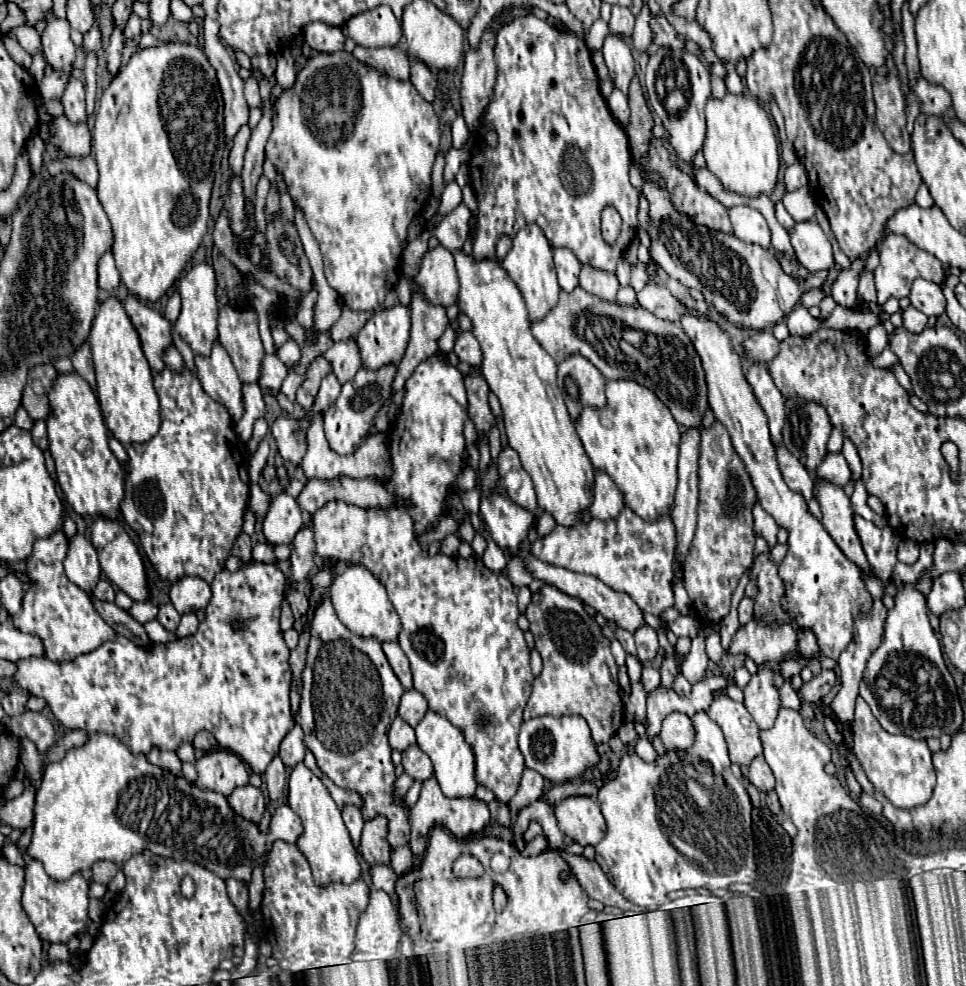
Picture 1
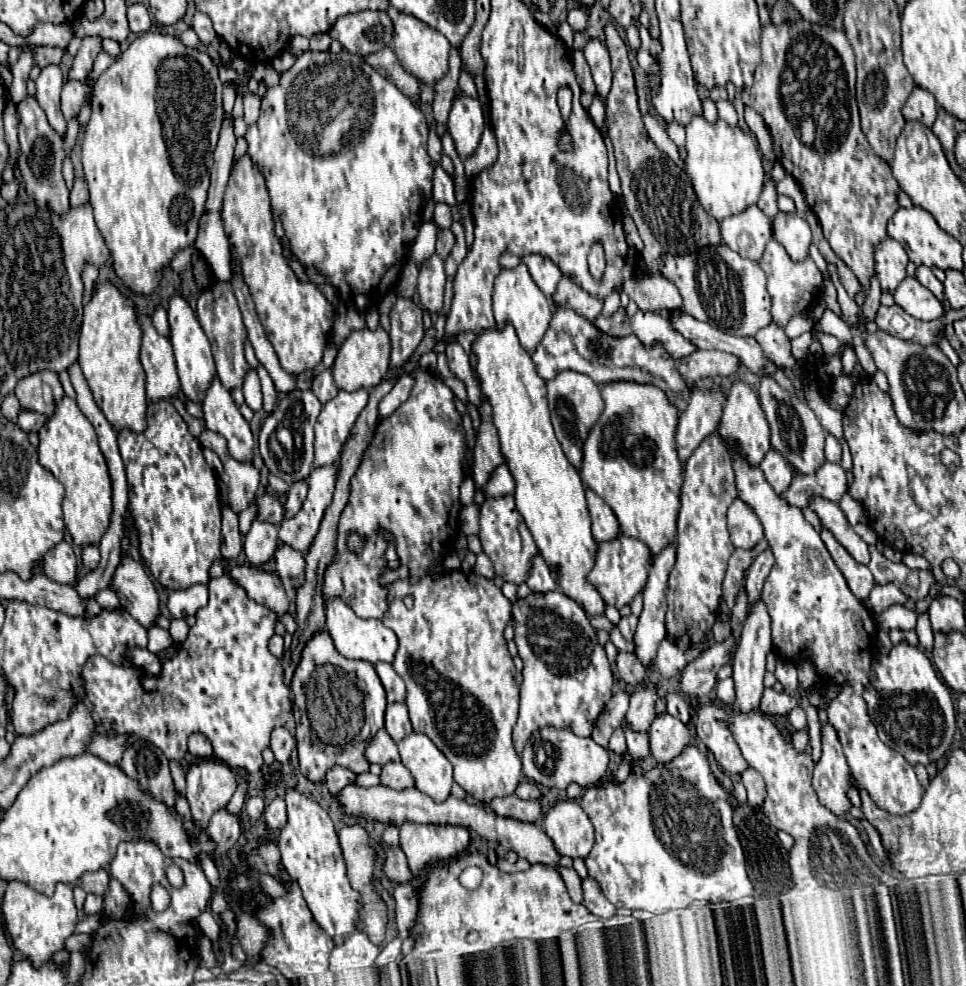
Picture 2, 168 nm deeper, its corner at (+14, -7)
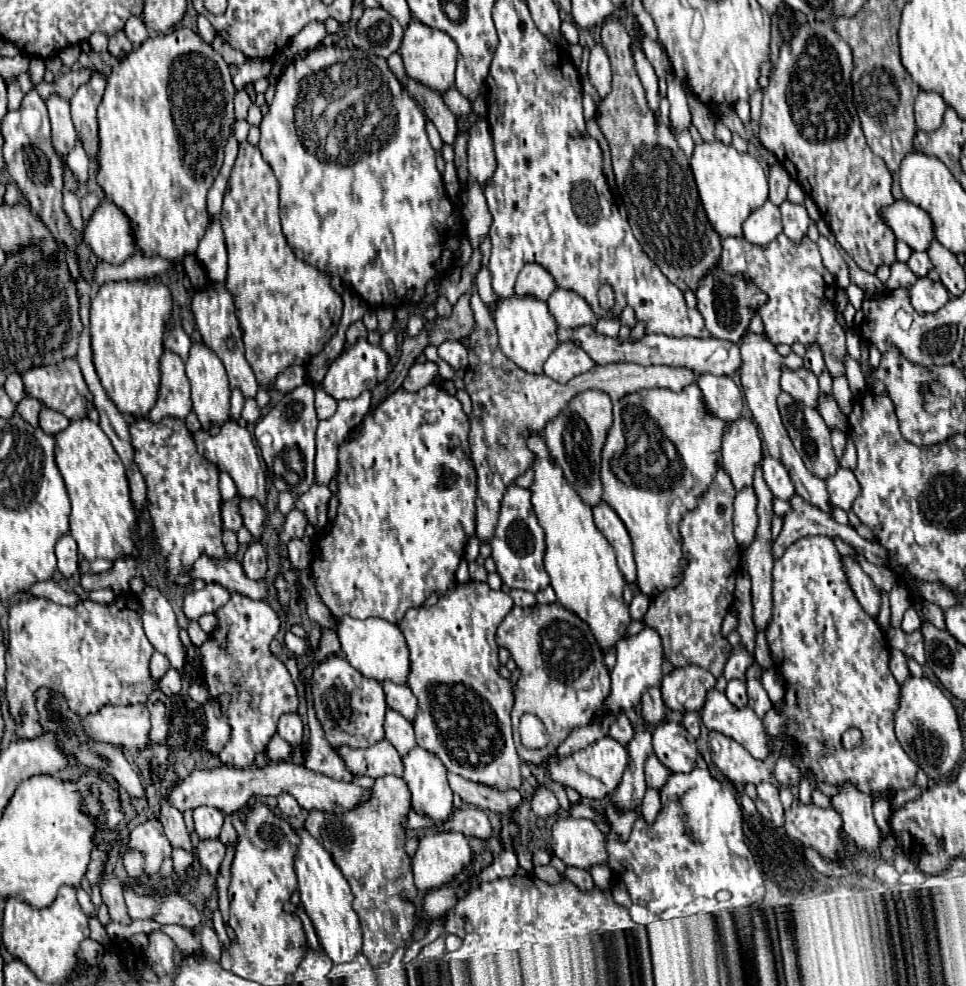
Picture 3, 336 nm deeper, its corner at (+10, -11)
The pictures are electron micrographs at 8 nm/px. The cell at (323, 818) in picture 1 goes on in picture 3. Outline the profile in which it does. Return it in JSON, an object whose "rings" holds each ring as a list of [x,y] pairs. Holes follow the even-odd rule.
{"rings":[[[300,830],[300,846],[294,856],[294,868],[298,874],[298,892],[300,900],[304,904],[306,914],[310,916],[318,940],[324,948],[324,952],[330,956],[334,964],[350,962],[360,950],[362,950],[362,930],[356,912],[352,910],[354,894],[348,886],[348,880],[340,872],[340,868],[334,864],[332,854],[318,842],[310,832]]]}

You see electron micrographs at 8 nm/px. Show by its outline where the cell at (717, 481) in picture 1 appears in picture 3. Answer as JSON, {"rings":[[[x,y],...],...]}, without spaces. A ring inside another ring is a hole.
{"rings":[[[718,464],[716,476],[712,480],[712,484],[708,486],[706,492],[702,492],[698,496],[698,506],[690,512],[684,514],[682,522],[680,522],[680,536],[682,536],[682,552],[684,552],[684,572],[680,576],[678,586],[668,588],[664,592],[660,592],[656,598],[652,598],[652,604],[644,616],[644,622],[652,628],[658,630],[662,644],[664,644],[664,656],[676,666],[690,666],[696,664],[700,668],[710,670],[716,678],[722,676],[722,668],[724,662],[732,650],[732,646],[728,644],[726,638],[722,638],[720,628],[722,628],[722,620],[734,600],[734,578],[740,566],[740,546],[734,540],[732,534],[732,502],[734,502],[734,484],[730,480],[730,476],[726,474],[726,470],[722,468],[722,464]]]}

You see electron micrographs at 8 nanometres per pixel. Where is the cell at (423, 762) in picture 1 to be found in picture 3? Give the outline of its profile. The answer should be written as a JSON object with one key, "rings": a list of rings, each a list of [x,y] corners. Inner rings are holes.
{"rings":[[[388,774],[388,776],[376,778],[370,800],[362,802],[358,808],[354,808],[338,818],[332,818],[332,814],[326,814],[326,812],[310,812],[306,818],[306,824],[304,824],[304,828],[334,856],[334,862],[338,864],[338,868],[342,870],[342,874],[346,876],[346,880],[354,892],[352,908],[360,918],[362,936],[364,936],[362,954],[370,960],[370,964],[374,968],[378,968],[382,962],[388,962],[392,958],[394,950],[410,938],[412,928],[416,924],[416,906],[412,904],[416,888],[412,882],[410,858],[404,852],[404,840],[406,840],[404,838],[404,818],[406,818],[406,812],[410,806],[412,806],[410,790],[408,790],[408,784],[404,782],[404,778]]]}

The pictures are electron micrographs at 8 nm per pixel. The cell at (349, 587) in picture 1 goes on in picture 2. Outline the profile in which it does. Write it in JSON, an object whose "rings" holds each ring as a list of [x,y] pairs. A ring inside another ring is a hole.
{"rings":[[[340,598],[330,600],[326,606],[326,630],[332,636],[338,652],[346,658],[358,658],[358,660],[366,660],[370,664],[376,664],[376,662],[392,664],[394,654],[398,650],[398,638],[390,628],[386,628],[380,620],[358,618],[354,614],[354,610],[350,606],[346,606],[346,602],[342,602]]]}

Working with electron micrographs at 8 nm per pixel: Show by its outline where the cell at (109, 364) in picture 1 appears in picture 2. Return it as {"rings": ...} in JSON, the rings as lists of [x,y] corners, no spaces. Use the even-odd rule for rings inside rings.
{"rings":[[[112,282],[96,286],[92,300],[84,306],[84,320],[80,328],[80,368],[94,394],[96,404],[116,428],[130,428],[142,432],[146,428],[146,374],[140,364],[142,328],[138,328],[138,314],[134,302],[124,296]]]}

